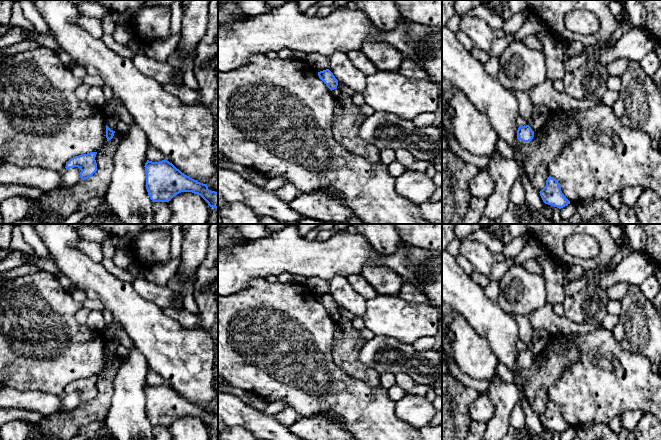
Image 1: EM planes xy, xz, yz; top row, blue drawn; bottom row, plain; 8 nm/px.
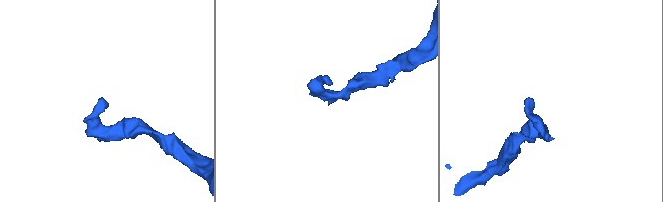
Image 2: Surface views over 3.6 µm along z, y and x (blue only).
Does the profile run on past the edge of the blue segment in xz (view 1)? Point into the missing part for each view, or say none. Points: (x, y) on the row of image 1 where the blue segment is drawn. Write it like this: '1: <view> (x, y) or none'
1: none

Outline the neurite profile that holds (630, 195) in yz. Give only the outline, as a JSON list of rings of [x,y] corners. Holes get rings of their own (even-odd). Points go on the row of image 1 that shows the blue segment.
[[[630,186],[622,190],[622,204],[634,207],[643,189],[640,186]]]

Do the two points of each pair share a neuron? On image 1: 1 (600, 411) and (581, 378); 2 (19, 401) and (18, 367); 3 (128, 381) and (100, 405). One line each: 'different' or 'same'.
1: same
2: different
3: different

